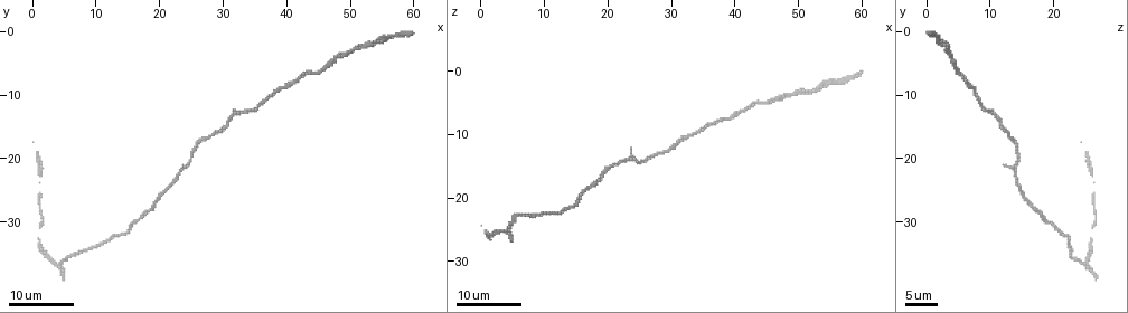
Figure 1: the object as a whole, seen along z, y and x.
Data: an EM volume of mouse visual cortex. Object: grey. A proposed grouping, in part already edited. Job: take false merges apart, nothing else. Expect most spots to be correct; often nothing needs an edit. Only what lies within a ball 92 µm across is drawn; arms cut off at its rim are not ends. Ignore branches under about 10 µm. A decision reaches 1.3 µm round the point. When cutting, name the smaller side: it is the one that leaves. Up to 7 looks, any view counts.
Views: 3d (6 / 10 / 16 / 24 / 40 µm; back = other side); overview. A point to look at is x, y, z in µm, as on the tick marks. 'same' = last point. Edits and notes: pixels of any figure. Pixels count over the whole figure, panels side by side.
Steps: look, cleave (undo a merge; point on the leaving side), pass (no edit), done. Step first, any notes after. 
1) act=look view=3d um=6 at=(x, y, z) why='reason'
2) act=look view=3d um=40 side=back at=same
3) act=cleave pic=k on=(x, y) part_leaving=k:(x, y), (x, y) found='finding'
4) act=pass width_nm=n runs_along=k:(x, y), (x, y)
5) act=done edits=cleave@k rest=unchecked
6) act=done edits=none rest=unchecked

act=look view=3d um=24 at=(16.5, 29.5, 18.0)

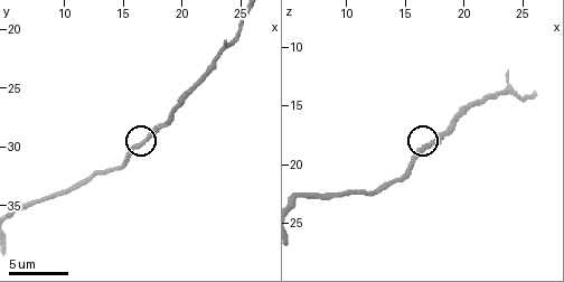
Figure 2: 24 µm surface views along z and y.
act=look view=3d um=6 at=(17.0, 29.6, 18.4) why='zoom in'

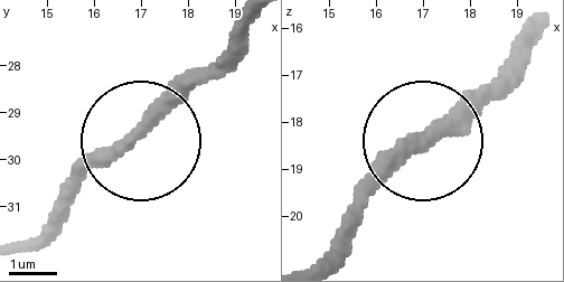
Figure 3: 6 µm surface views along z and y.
act=look view=3d um=6 side=back at=(16.80, 29.55, 18.55)

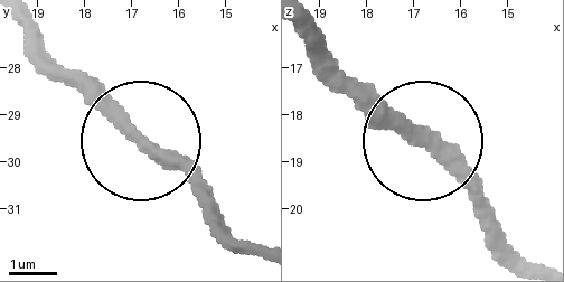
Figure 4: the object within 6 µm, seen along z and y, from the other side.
act=pass runs_along=4:(21, 27), (210, 191) found='all the same neuron'

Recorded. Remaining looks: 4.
act=look view=3d um=16 at=(39.5, 9.0, 7.5) why='thick turns thin'

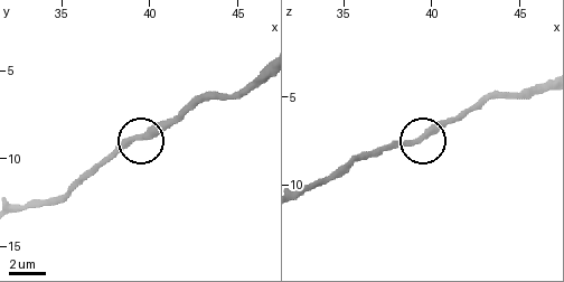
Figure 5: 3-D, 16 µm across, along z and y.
act=look view=3d um=10 at=(39.2, 8.9, 7.4)

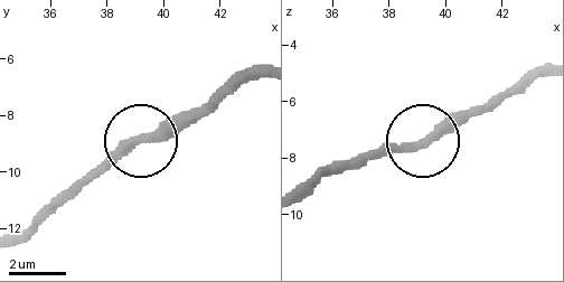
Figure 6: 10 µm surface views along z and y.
act=pass runs_along=6:(302, 197), (331, 172), (440, 137), (473, 107) found='continuous, no second neuron'

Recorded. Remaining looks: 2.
act=look view=3d um=16 at=(49.5, 3.5, 4.0) why='thin neck'

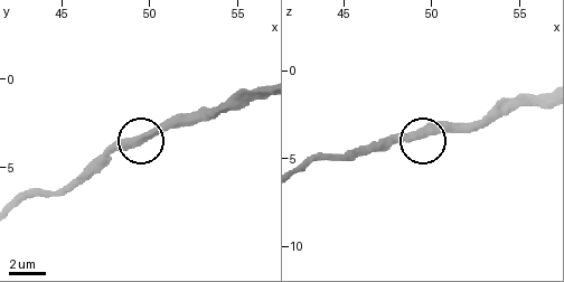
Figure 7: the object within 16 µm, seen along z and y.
act=look view=3d um=10 at=(49.4, 3.7, 3.7) why='closer look'

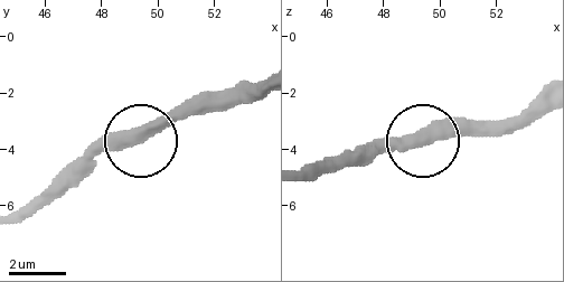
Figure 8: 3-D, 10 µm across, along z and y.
act=pass runs_along=8:(21, 222), (94, 159), (151, 134), (193, 96) found='all the same neuron'

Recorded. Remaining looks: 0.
act=done edits=none rest=unchecked

